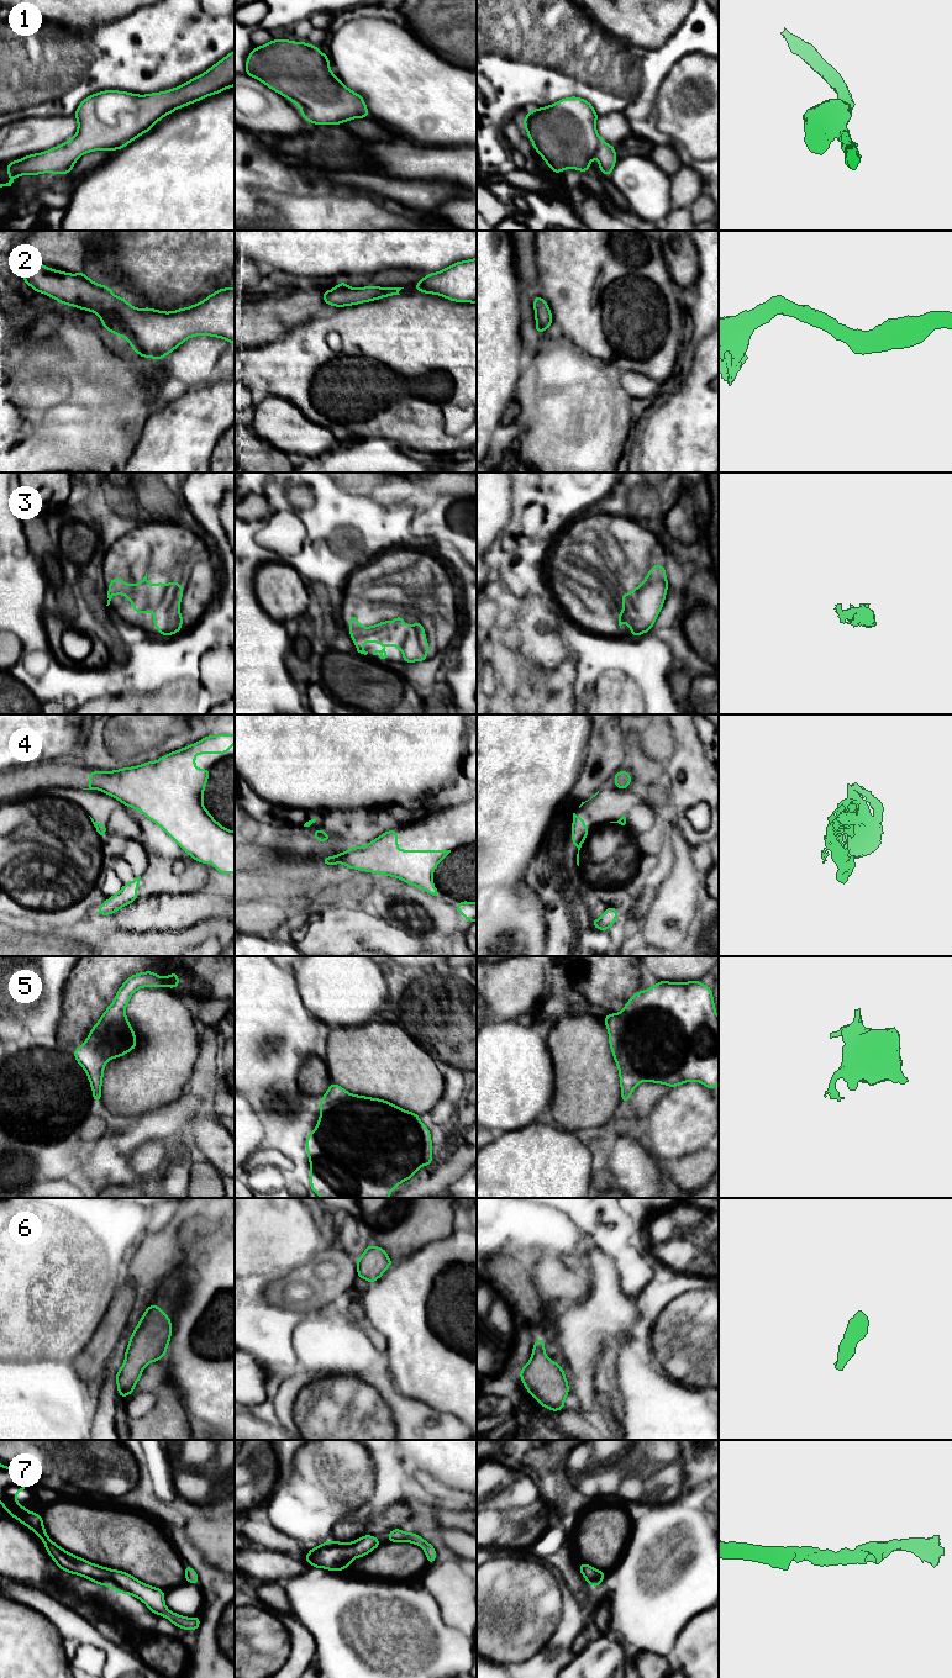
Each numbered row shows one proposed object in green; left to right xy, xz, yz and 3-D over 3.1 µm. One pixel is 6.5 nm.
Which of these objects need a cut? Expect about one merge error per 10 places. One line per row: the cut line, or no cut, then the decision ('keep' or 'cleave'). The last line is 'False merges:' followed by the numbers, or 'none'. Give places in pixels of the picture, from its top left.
1: no cut; keep
2: no cut; keep
3: no cut; keep
4: cut in xz along (341, 853), (334, 863); cleave
5: no cut; keep
6: no cut; keep
7: no cut; keep
False merges: 4

